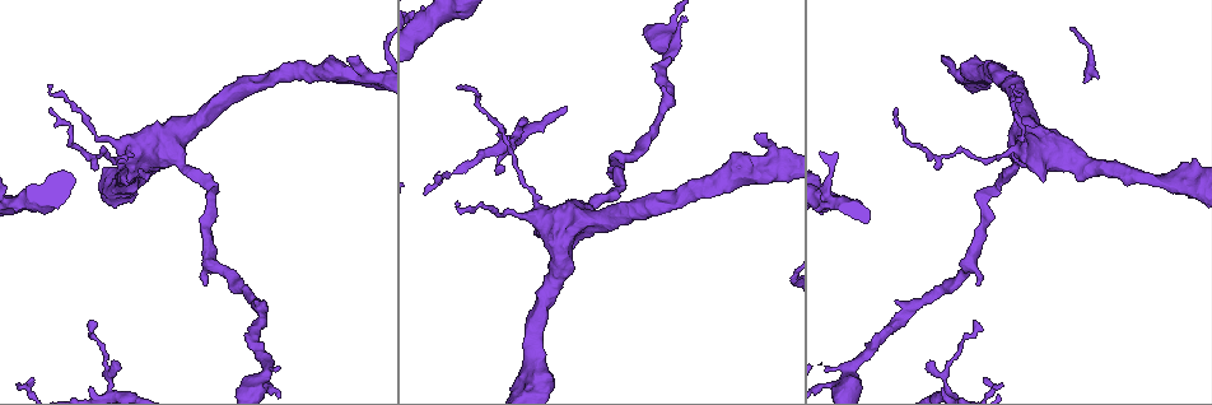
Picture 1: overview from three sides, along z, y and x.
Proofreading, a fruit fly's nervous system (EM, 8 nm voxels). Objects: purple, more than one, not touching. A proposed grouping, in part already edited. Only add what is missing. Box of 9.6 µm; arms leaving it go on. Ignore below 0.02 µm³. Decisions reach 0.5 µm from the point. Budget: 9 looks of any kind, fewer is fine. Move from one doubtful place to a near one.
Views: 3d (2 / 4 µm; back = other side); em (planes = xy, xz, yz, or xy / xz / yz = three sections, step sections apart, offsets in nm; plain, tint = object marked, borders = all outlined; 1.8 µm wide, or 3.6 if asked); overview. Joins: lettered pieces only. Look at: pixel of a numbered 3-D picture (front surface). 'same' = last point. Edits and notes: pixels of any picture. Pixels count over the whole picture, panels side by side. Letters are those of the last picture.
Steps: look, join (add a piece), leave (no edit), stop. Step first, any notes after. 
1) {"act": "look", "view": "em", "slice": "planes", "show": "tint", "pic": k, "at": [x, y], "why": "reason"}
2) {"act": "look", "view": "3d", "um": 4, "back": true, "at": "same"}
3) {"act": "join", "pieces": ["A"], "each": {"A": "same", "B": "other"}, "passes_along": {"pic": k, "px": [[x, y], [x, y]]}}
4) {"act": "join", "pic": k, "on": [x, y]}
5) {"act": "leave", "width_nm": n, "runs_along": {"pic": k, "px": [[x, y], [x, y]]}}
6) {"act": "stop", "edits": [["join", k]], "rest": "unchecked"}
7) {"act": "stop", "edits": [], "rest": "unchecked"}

{"act": "look", "view": "3d", "um": 2, "pic": 1, "at": [1011, 87], "why": "branch stops here"}

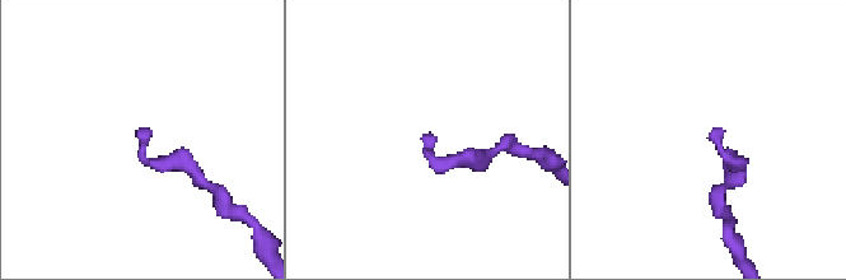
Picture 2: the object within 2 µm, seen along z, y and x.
{"act": "look", "view": "em", "slice": "planes", "show": "borders", "pic": 2, "at": [146, 129], "why": "shape alone is not enough"}

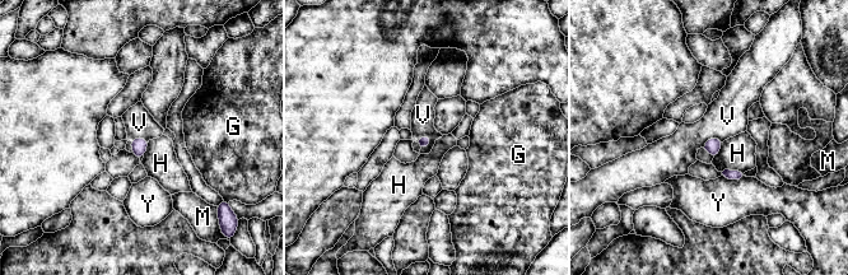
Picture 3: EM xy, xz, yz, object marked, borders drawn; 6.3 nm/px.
{"act": "leave", "width_nm": 70, "longest_contact_nm": ["H", 170], "each": {"G": "other", "H": "other", "M": "other", "V": "other", "Y": "other"}, "found": "none of them fits"}

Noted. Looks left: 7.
{"act": "look", "view": "3d", "um": 2, "pic": 1, "at": [935, 363], "why": "tapers out"}

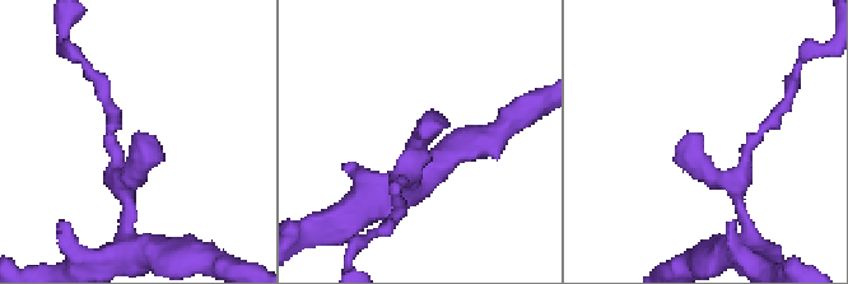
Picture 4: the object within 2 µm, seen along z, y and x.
{"act": "look", "view": "em", "slice": "yz", "step": 4, "show": "tint", "pic": 4, "at": [417, 134], "why": "need the tissue"}

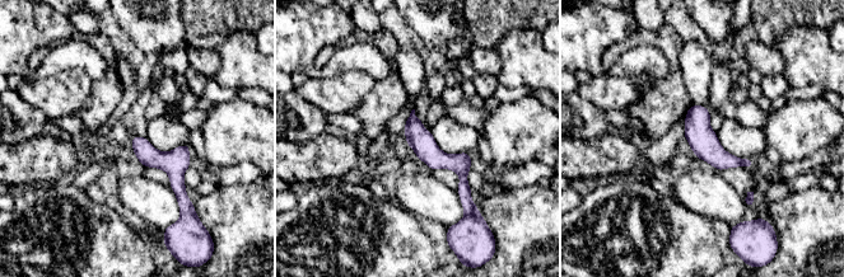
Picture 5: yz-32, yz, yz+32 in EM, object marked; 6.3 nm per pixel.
{"act": "look", "view": "em", "slice": "planes", "show": "borders", "at": "same", "why": "cut it another way"}

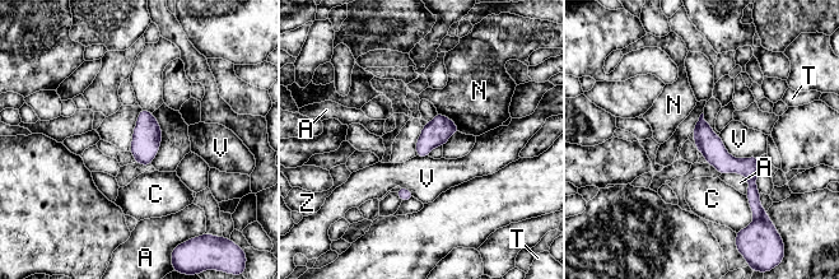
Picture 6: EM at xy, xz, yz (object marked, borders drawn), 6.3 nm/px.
{"act": "leave", "width_nm": 160, "each": {"A": "other", "C": "other", "N": "other", "T": "other", "V": "other", "Z": "other"}, "found": "none of them fits"}

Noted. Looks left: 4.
{"act": "look", "view": "em", "slice": "planes", "show": "borders", "pic": 1, "at": [1044, 181], "why": "an open end"}

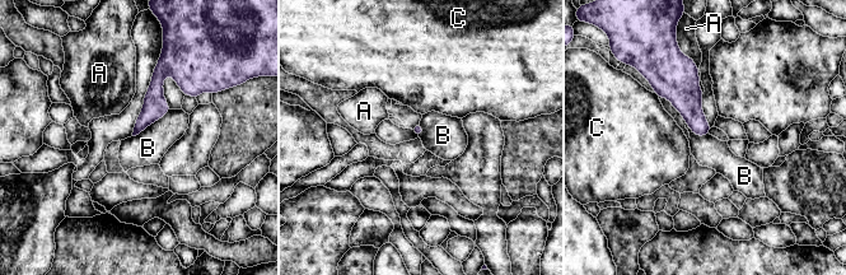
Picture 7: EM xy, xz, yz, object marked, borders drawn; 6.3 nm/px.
{"act": "leave", "each": {"A": "other", "B": "other", "C": "other"}, "runs_along": {"pic": 7, "px": [[195, 87], [166, 73], [136, 130]]}, "found": "no lettered piece goes on from it"}

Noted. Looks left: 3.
{"act": "look", "view": "em", "slice": "planes", "show": "borders", "pic": 1, "at": [947, 57], "why": "branch stops here"}

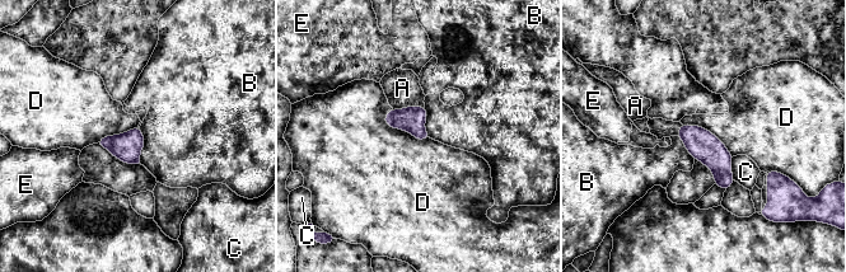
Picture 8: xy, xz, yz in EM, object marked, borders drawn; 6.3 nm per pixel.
{"act": "join", "pieces": ["A"], "each": {"A": "same", "B": "other", "C": "other", "D": "other", "E": "other"}, "passes_along": {"pic": 8, "px": [[412, 120], [409, 107], [402, 88]]}, "found": "it goes on there"}

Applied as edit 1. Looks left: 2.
{"act": "stop", "edits": [["join", 8]], "rest": "unchecked"}

